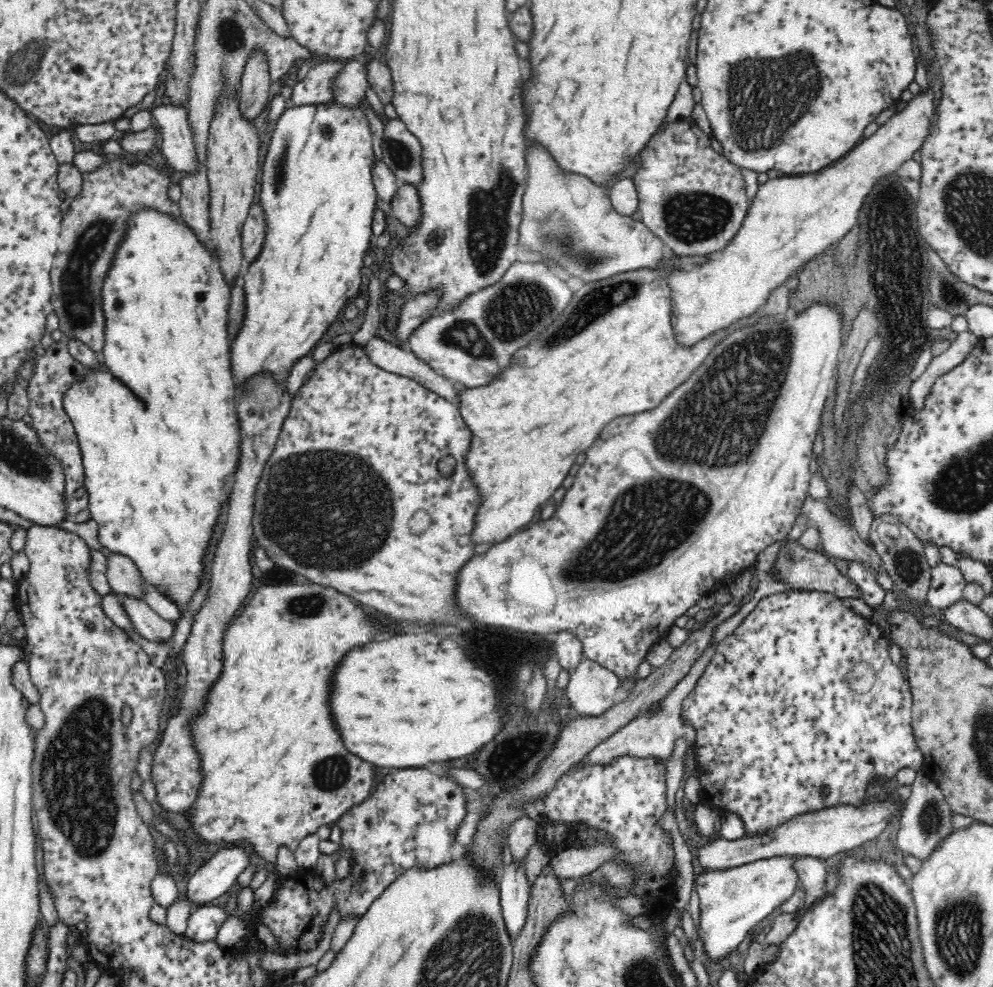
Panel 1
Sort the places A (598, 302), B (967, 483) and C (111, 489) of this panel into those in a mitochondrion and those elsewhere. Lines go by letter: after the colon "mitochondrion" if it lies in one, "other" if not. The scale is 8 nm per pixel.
A: mitochondrion
B: mitochondrion
C: other

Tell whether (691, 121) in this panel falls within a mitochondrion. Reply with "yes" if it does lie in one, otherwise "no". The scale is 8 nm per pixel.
no

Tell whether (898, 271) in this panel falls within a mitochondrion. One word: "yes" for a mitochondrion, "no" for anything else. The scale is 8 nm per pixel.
yes

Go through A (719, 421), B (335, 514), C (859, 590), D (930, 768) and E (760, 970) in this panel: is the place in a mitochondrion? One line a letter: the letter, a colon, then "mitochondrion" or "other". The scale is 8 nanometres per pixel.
A: mitochondrion
B: mitochondrion
C: other
D: other
E: other

